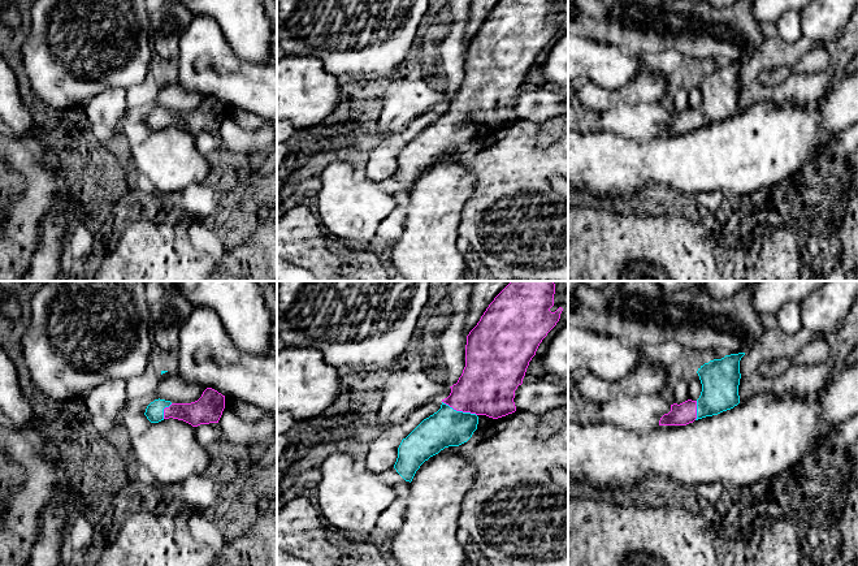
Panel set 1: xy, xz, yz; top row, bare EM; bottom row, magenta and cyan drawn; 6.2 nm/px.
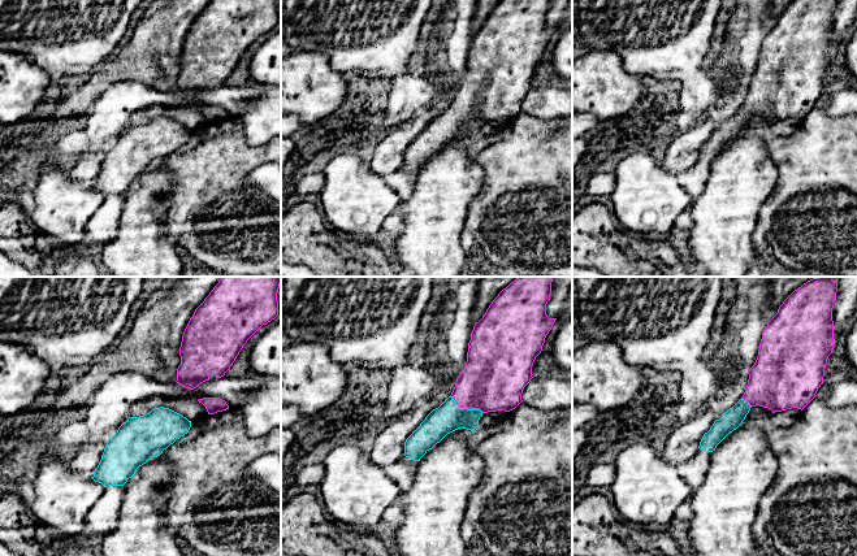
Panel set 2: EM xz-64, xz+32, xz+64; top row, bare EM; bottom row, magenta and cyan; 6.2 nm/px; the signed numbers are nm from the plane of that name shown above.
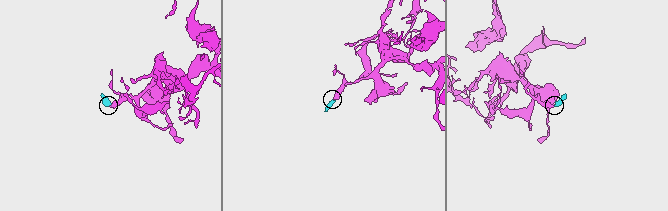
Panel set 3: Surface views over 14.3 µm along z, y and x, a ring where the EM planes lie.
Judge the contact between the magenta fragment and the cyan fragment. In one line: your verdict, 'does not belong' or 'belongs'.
belongs

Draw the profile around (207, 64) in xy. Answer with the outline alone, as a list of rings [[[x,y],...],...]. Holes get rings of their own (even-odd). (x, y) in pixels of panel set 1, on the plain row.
[[[194,16],[178,47],[174,79],[185,90],[277,120],[277,68],[237,56],[212,17]]]

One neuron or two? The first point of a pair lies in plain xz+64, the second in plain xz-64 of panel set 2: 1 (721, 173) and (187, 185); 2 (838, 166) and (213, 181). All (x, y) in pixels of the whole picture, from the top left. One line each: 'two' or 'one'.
1: two
2: one

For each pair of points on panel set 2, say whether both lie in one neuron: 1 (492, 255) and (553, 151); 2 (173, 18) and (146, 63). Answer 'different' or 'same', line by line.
1: same
2: same

